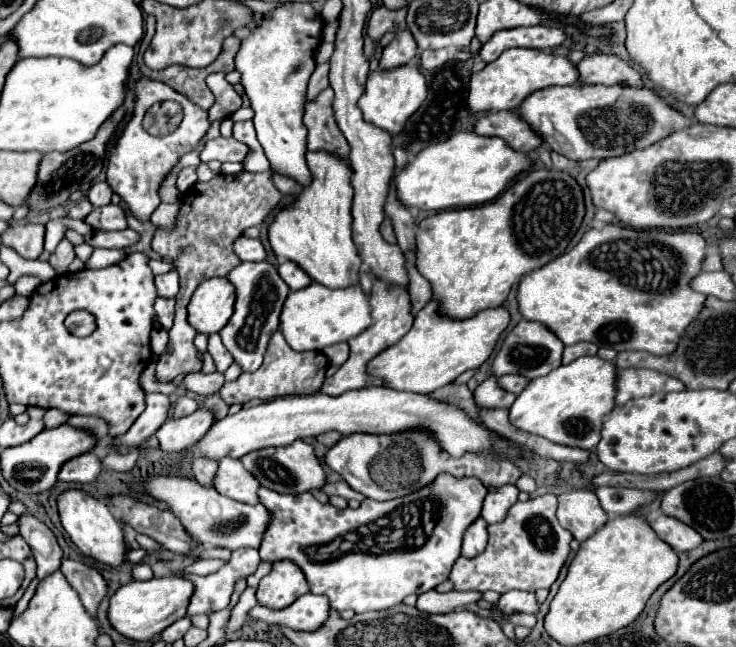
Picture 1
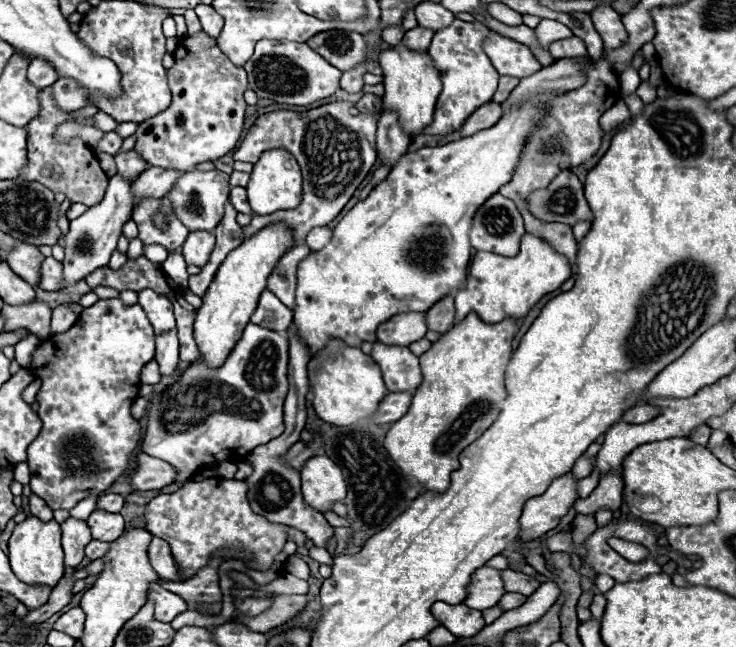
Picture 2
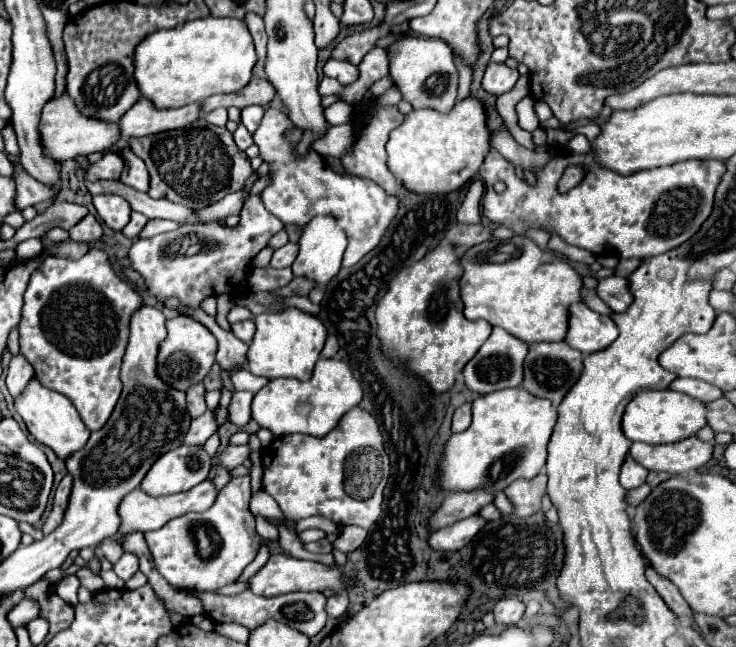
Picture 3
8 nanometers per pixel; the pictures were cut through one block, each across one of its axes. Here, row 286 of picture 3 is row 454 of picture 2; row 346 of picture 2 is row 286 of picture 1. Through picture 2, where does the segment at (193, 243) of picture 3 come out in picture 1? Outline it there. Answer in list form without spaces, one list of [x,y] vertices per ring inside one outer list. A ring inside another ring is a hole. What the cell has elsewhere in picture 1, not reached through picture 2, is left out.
[[[242,262],[226,276],[236,288],[236,304],[230,322],[220,330],[224,346],[232,352],[234,362],[242,366],[244,372],[254,372],[262,364],[270,336],[278,330],[278,318],[282,304],[290,294],[290,288],[280,278],[278,270],[270,262]]]

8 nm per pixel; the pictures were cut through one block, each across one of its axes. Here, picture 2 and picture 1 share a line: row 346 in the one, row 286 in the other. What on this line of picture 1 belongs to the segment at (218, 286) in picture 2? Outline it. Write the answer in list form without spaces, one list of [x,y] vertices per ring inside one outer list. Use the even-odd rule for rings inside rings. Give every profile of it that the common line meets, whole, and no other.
[[[228,278],[204,280],[190,298],[188,322],[196,332],[220,332],[234,312],[236,292]]]

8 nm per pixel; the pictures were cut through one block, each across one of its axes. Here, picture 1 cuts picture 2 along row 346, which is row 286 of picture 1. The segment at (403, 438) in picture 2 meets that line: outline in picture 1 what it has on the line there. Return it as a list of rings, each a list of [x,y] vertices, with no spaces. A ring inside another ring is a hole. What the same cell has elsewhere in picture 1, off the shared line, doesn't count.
[[[532,170],[528,172],[526,176],[522,176],[518,182],[512,184],[510,190],[502,192],[500,198],[484,204],[484,206],[472,206],[472,208],[460,208],[460,210],[442,210],[442,212],[436,212],[428,218],[424,218],[420,224],[418,224],[418,232],[416,232],[416,268],[418,272],[430,282],[432,286],[432,298],[436,298],[436,302],[440,304],[440,314],[442,316],[450,316],[452,320],[466,320],[470,316],[476,316],[478,312],[486,310],[486,308],[498,308],[506,302],[508,294],[510,294],[510,288],[528,272],[548,264],[550,260],[558,258],[560,254],[566,252],[566,246],[568,242],[572,240],[572,236],[576,234],[576,230],[580,228],[580,222],[584,218],[584,196],[582,196],[582,188],[578,186],[578,182],[566,174],[566,172],[560,172],[560,170]]]

